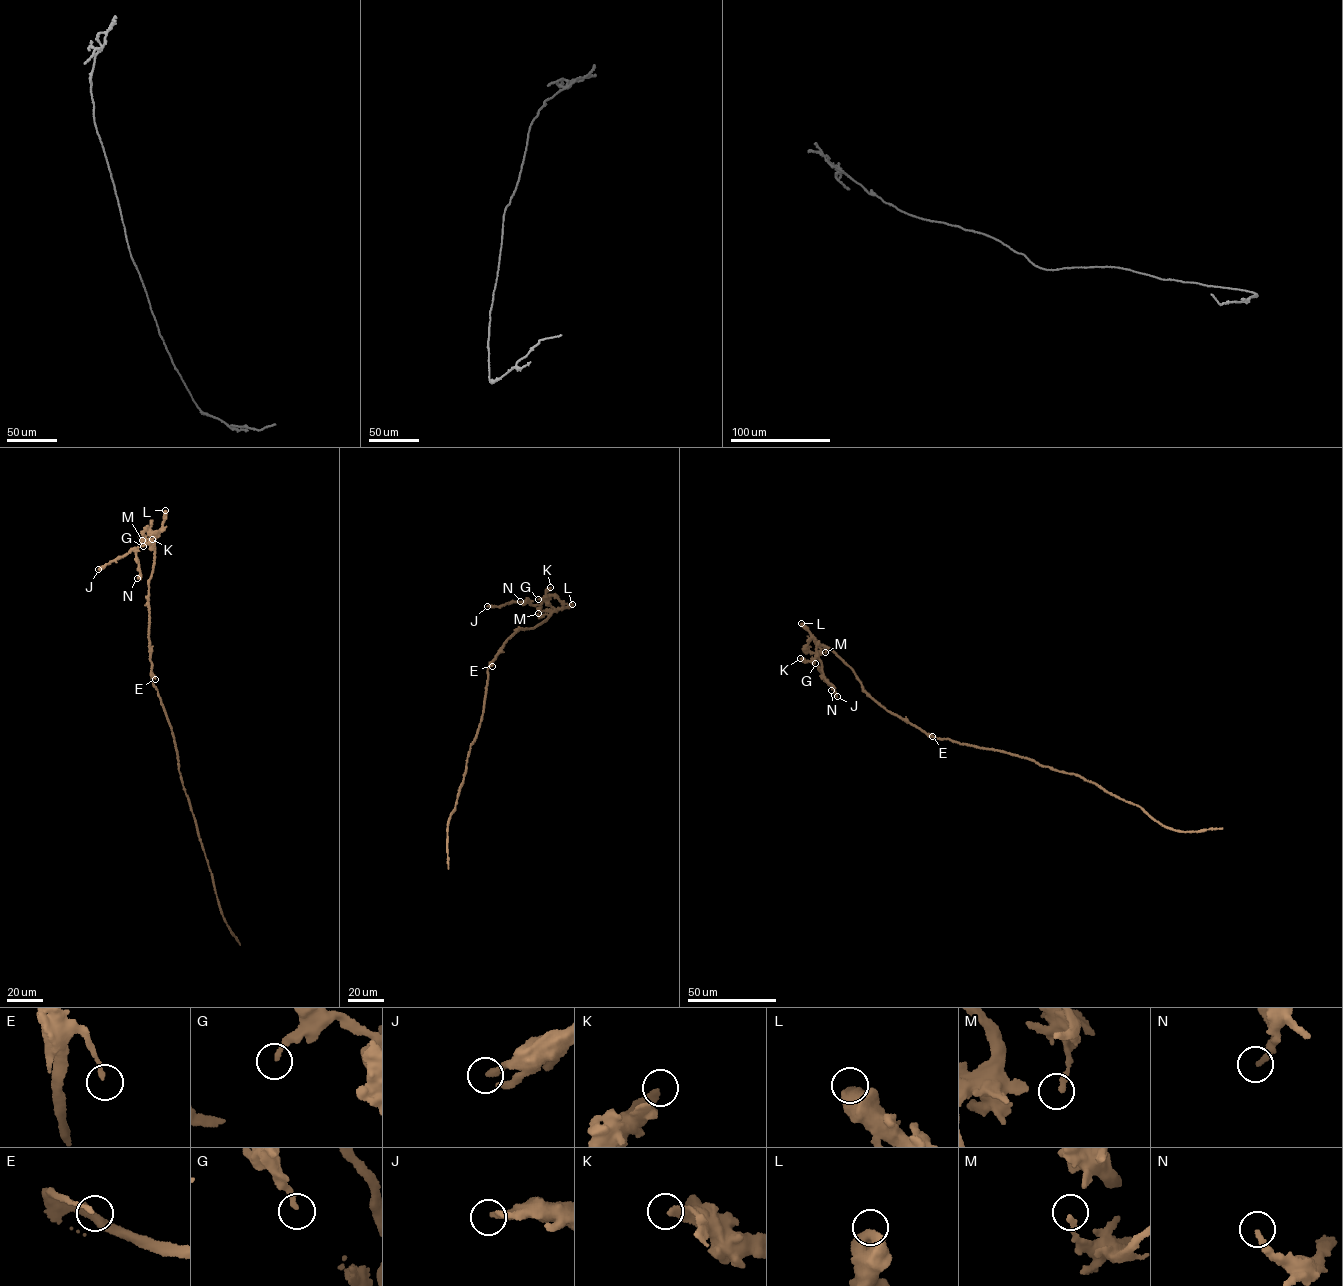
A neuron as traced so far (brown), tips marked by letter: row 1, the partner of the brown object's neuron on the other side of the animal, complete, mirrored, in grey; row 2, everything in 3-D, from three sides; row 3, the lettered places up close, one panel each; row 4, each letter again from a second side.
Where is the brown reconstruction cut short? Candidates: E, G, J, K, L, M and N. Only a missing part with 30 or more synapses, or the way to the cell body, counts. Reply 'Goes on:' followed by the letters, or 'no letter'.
Goes on: no letter

